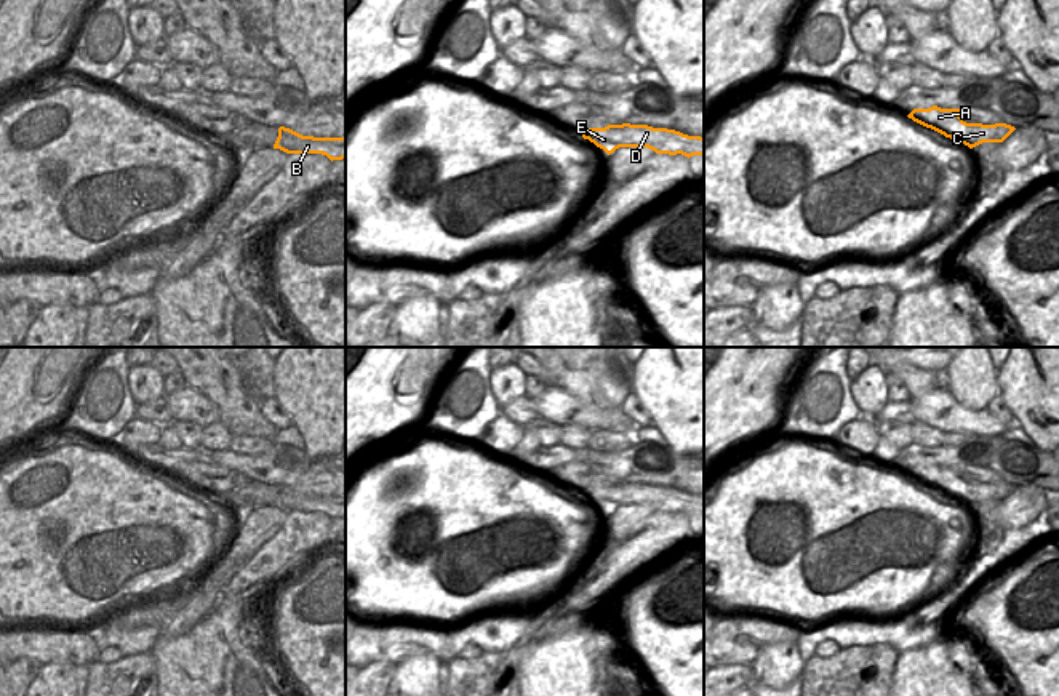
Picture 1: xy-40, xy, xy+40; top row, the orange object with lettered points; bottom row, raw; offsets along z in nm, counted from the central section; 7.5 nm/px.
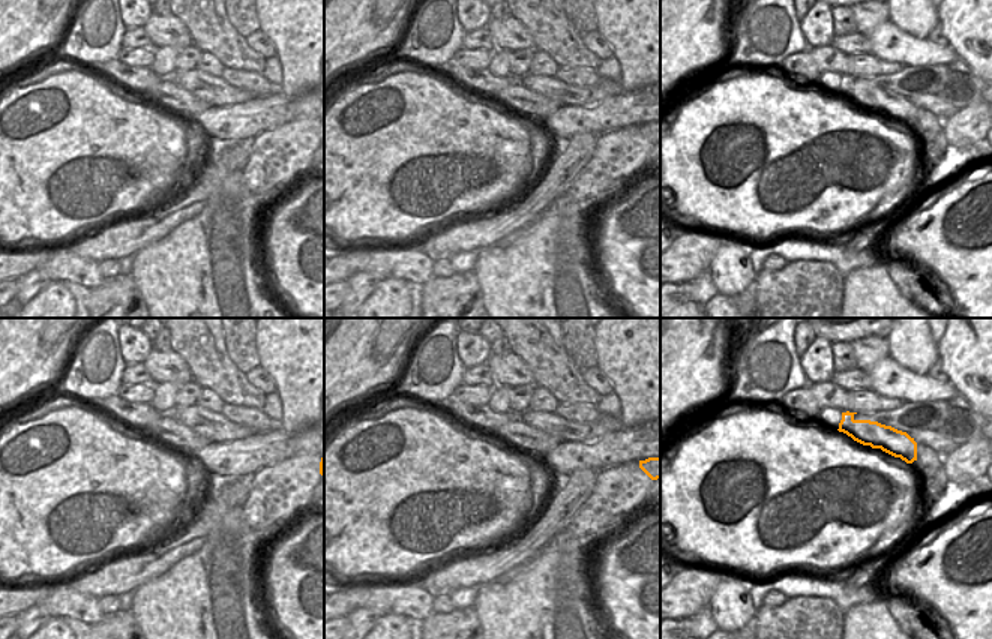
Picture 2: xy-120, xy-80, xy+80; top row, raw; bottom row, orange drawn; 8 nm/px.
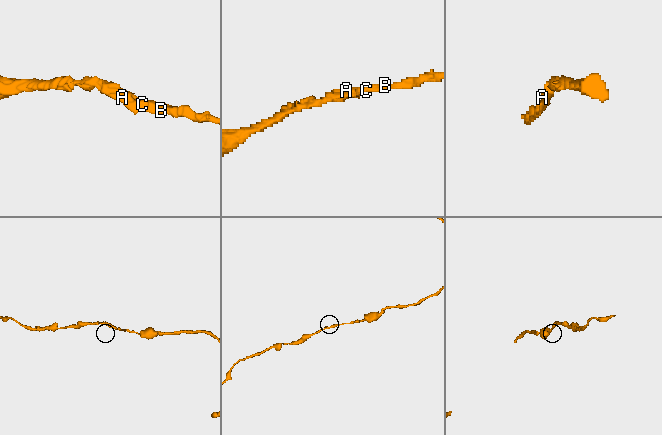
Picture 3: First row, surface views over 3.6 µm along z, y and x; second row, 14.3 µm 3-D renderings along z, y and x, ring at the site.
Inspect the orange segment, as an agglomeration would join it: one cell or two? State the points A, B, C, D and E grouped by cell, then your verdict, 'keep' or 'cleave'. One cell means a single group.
A B C D E | keep

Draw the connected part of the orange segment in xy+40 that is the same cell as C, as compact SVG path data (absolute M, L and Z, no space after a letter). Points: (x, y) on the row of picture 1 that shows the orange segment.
M937 106L929 109L913 109L907 117L945 138L968 146L969 149L982 142L1003 142L1016 130L1006 123L966 123L960 117L960 109L941 109Z

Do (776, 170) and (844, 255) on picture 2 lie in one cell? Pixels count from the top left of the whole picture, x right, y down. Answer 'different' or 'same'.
different

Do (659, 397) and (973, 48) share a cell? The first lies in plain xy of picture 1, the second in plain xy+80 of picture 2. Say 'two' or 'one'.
one

